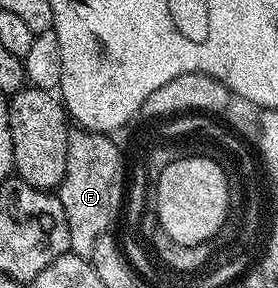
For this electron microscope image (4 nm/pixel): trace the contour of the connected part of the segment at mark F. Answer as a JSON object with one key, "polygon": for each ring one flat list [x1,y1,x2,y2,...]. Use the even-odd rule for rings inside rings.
{"polygon":[[70,131,67,141,67,173,59,188,59,198,63,213,67,217,67,237,69,251,88,260,95,249,95,241,110,230,113,218,118,218,123,207,126,190,120,185,119,160,115,155,107,155,107,165,99,163,99,175,95,177,95,136,74,135],[115,173,115,177,107,177]]}

